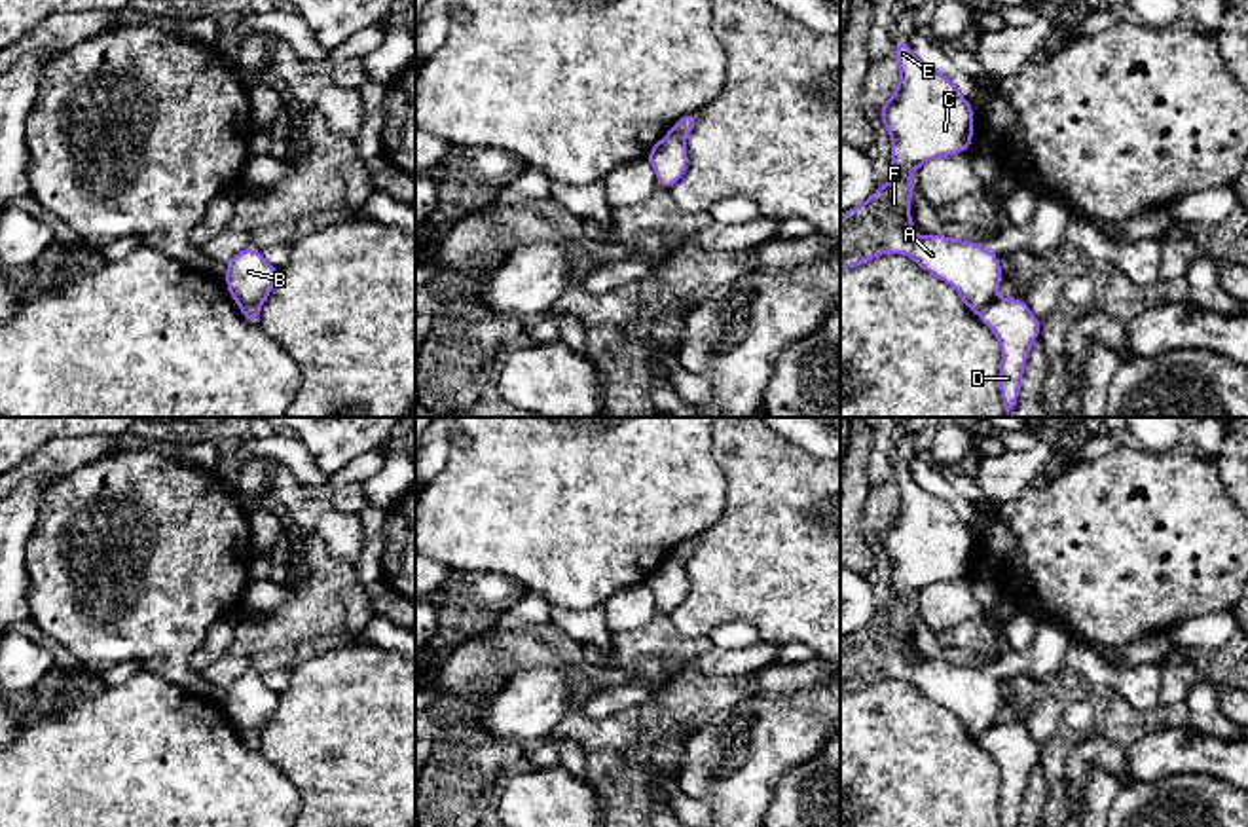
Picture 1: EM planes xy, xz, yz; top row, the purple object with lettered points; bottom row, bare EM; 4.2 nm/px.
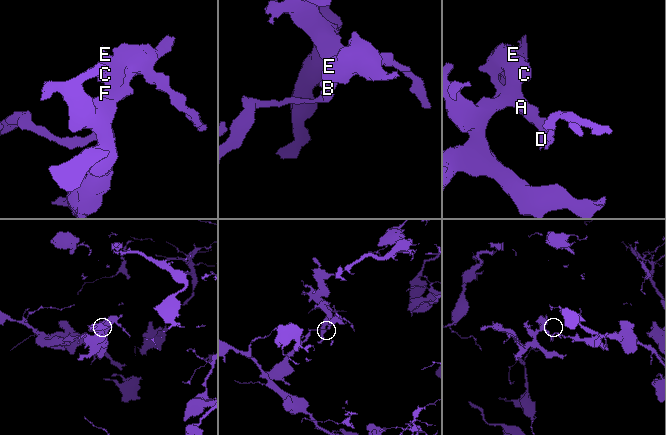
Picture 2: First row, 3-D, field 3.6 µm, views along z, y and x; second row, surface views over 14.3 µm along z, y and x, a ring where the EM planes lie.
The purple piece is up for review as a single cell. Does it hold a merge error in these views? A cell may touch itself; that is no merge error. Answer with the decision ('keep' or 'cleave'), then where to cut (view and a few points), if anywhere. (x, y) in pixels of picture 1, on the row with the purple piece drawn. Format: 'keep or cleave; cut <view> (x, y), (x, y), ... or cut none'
cleave; cut xy (238, 302), (258, 310)

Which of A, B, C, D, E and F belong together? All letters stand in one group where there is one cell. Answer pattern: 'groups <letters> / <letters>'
groups A B C E F / D

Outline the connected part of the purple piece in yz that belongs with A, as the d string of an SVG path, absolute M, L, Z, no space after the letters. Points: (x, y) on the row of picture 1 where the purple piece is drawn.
M910 40L895 42L893 55L899 66L899 83L880 108L880 119L891 137L893 178L888 184L878 184L865 203L840 214L840 271L863 266L886 252L905 254L933 277L948 283L971 313L981 313L996 298L1003 277L1000 256L977 241L922 233L910 218L910 199L916 188L908 178L910 171L918 171L933 157L969 152L975 125L973 104L960 95L948 76L918 61Z

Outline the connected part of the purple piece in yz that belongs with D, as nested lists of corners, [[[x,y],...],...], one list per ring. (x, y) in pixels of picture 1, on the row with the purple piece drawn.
[[[1017,296],[994,298],[979,317],[1001,345],[998,383],[1003,408],[1009,414],[1019,402],[1024,364],[1032,343],[1041,334],[1041,324],[1024,300]]]

